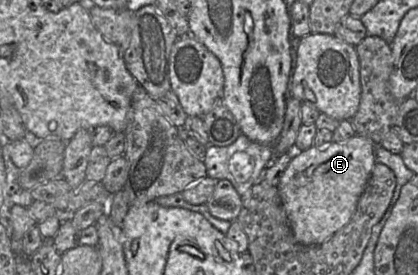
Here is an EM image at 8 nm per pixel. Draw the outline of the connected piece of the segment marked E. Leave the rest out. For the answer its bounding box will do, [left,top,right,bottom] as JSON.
[277,135,380,246]

